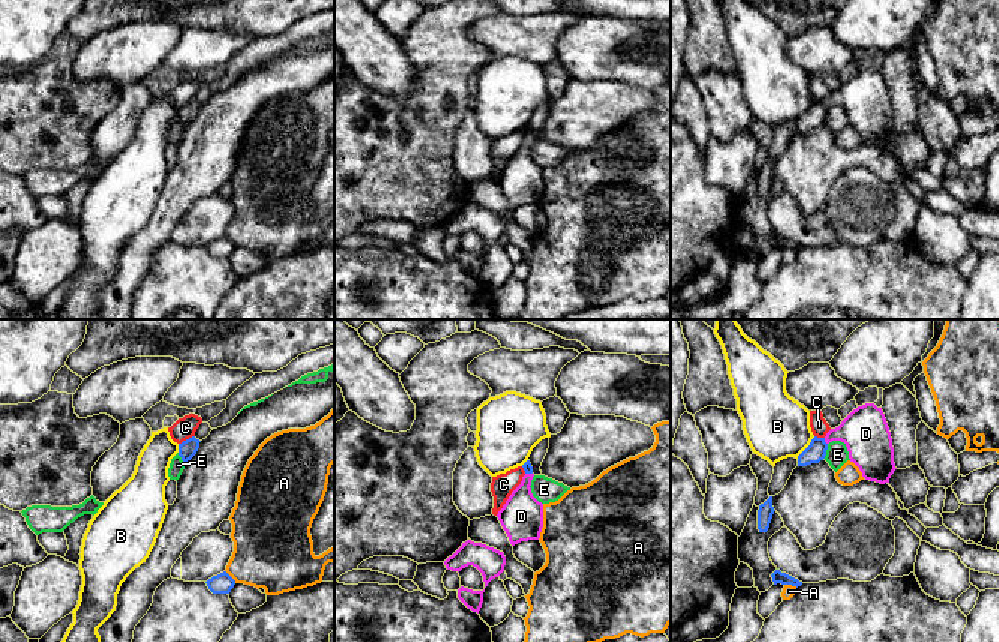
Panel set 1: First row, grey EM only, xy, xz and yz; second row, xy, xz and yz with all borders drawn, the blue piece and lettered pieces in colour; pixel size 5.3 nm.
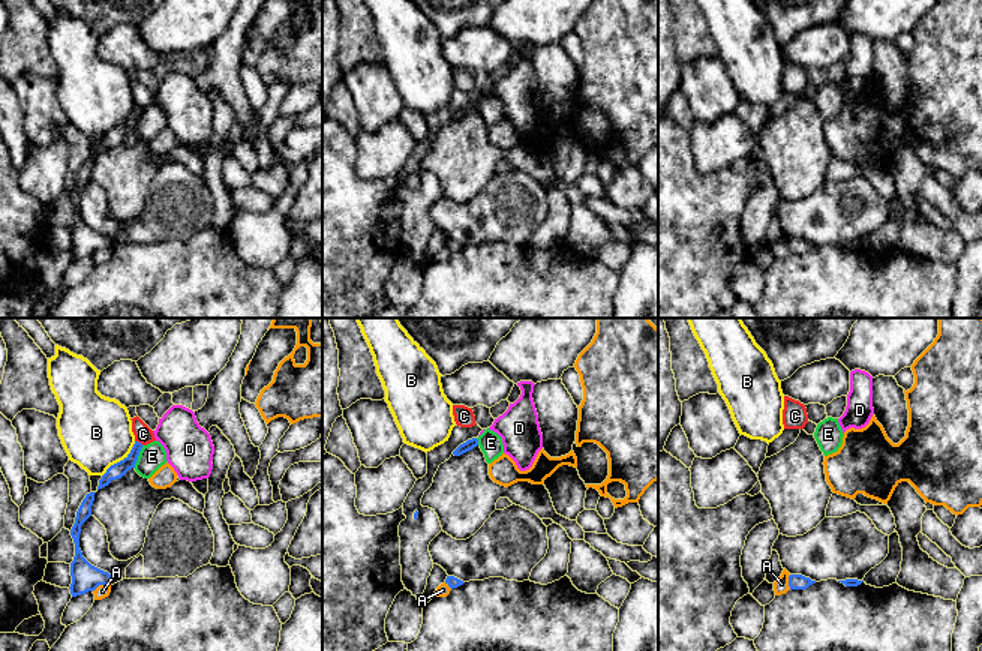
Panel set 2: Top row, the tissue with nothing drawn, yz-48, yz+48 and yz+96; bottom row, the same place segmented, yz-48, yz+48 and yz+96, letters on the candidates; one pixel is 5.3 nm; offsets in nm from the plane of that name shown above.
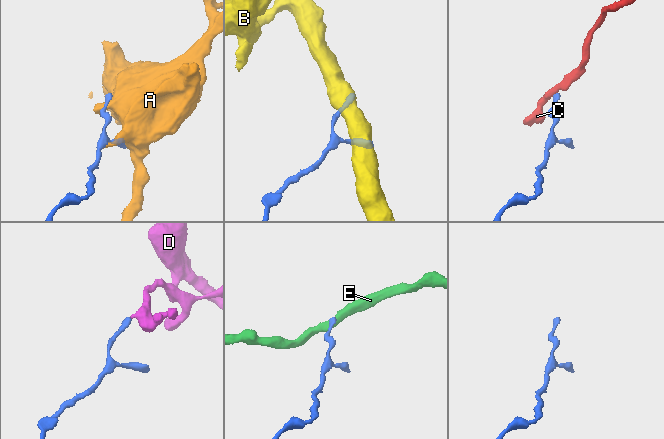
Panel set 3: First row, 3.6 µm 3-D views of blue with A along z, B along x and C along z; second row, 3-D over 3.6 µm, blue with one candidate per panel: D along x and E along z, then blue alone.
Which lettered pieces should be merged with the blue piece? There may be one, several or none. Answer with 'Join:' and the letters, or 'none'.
Join: D

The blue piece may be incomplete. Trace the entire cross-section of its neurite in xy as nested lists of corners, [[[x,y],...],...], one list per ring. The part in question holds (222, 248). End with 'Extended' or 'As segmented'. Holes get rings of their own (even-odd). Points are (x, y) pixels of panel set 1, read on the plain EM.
[[[224,236],[213,240],[206,248],[213,258],[230,258],[236,249],[236,244],[226,236]]]. As segmented

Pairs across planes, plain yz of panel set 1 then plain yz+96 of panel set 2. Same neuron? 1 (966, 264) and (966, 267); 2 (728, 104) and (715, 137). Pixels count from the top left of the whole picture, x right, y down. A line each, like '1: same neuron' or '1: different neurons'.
1: different neurons
2: different neurons

